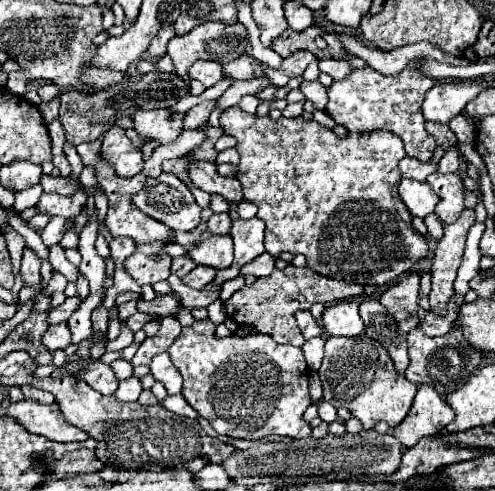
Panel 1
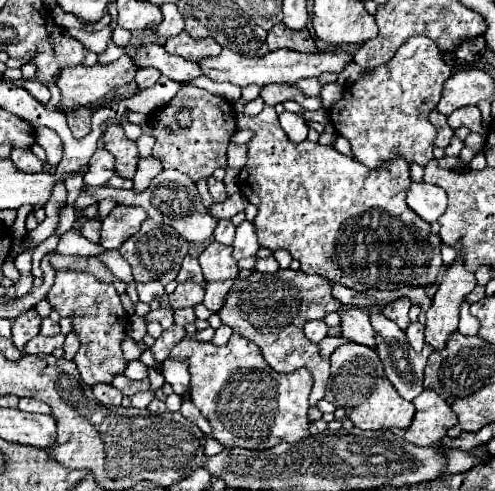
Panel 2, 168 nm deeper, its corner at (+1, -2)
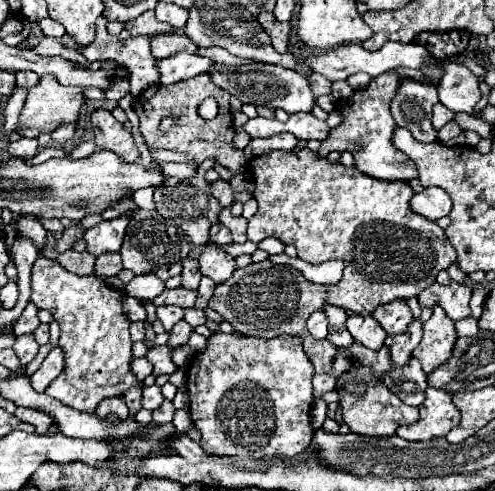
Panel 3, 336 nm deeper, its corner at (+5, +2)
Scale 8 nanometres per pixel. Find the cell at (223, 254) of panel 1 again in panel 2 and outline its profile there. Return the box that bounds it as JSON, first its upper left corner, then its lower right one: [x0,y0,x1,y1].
[199,242,239,280]

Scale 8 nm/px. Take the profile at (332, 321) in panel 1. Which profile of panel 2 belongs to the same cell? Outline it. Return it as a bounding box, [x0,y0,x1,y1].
[341,308,375,348]

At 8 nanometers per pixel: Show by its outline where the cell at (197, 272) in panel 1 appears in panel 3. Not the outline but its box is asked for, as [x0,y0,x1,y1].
[153,286,197,308]

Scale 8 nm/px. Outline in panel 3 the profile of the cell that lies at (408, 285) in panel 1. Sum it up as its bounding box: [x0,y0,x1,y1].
[373,300,413,334]

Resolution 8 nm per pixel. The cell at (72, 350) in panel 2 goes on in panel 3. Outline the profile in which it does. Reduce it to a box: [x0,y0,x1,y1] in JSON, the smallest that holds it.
[31,346,65,392]

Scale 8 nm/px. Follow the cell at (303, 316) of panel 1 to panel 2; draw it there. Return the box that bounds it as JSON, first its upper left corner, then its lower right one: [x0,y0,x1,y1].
[305,320,327,342]

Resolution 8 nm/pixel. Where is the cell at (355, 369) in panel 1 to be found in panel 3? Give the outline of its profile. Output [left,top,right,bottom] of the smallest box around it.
[337,362,419,436]

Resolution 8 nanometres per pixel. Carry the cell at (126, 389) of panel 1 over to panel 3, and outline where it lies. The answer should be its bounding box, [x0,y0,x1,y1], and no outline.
[141,386,163,410]

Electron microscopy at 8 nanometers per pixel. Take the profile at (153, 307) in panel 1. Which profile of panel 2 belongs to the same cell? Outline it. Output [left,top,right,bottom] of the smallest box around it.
[175,308,197,326]

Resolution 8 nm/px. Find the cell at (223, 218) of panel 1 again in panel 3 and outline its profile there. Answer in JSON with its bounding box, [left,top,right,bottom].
[211,222,231,246]

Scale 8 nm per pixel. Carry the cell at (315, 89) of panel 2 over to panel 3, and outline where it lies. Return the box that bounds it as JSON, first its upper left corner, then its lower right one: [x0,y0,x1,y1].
[199,46,315,114]

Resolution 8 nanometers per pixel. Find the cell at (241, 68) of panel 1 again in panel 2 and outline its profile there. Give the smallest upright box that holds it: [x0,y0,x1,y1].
[197,48,353,86]

